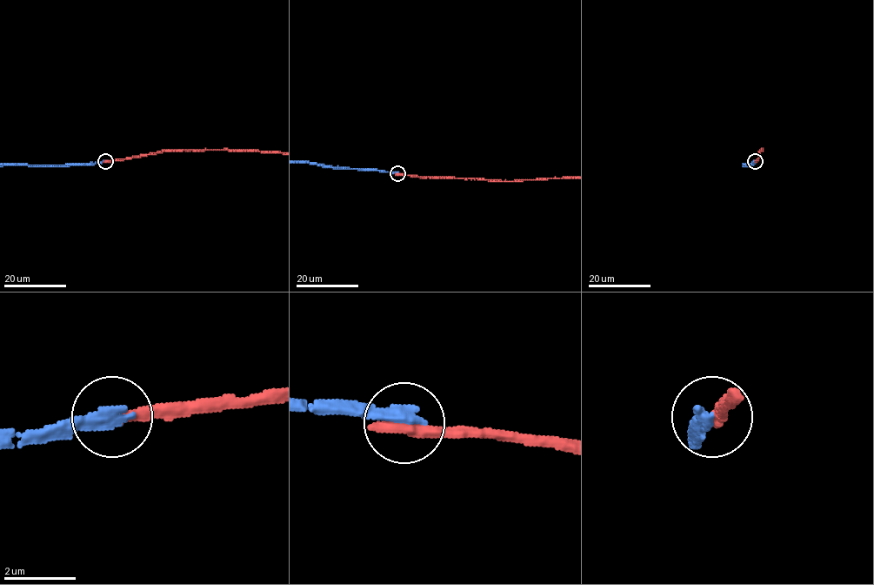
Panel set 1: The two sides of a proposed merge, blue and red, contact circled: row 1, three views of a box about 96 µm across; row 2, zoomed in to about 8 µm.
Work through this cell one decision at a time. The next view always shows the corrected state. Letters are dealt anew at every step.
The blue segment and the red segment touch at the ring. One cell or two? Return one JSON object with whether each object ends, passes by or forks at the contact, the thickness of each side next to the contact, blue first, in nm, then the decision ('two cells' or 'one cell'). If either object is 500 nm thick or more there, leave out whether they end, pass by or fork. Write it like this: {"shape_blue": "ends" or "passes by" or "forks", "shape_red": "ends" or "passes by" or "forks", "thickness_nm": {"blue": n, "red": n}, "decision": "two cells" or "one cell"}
{"shape_blue": "ends", "shape_red": "ends", "thickness_nm": {"blue": 400, "red": 400}, "decision": "two cells"}

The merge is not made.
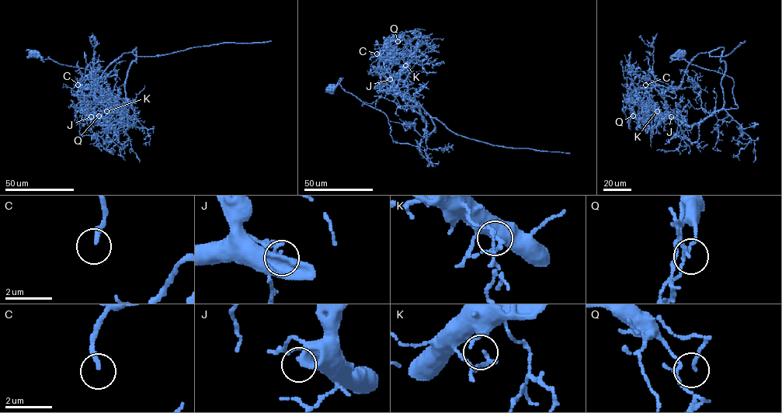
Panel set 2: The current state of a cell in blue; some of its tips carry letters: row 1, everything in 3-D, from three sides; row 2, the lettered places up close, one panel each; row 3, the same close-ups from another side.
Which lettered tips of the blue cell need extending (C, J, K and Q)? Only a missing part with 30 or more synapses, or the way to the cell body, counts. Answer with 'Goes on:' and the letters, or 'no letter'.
Goes on: C

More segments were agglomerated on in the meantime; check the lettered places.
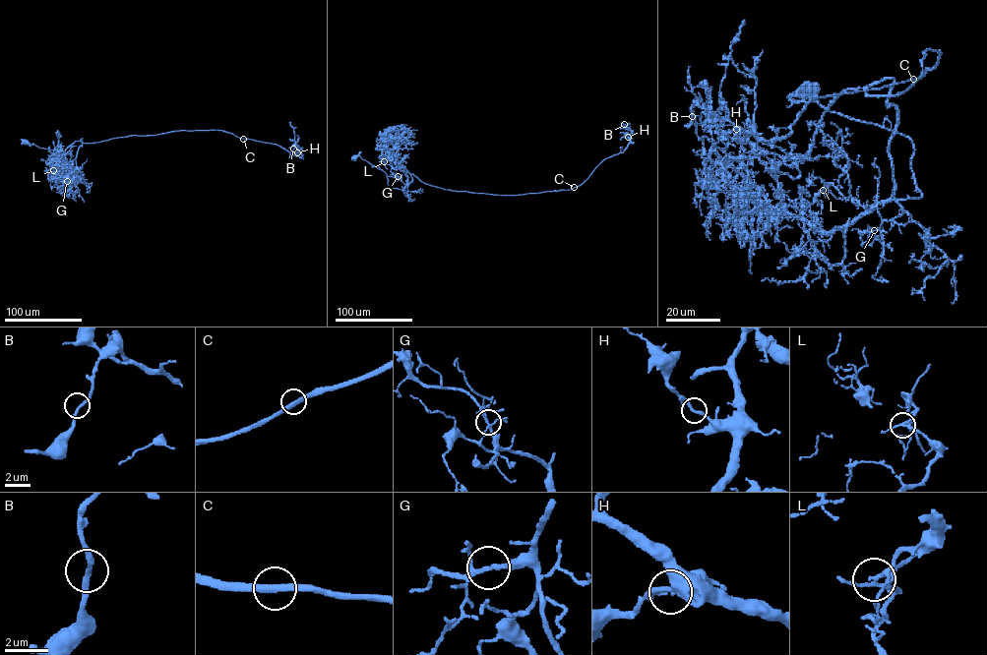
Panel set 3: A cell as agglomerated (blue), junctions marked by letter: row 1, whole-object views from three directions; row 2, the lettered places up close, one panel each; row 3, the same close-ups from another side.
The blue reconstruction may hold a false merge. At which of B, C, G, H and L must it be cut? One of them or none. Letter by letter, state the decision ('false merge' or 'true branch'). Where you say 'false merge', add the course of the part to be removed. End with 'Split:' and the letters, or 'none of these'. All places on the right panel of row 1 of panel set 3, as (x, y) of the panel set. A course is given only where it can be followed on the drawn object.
B: true branch
C: true branch
G: true branch
H: true branch
L: true branch
Split: none of these

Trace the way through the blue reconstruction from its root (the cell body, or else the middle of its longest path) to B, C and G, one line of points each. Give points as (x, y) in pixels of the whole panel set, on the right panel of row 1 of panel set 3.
B: (806, 90), (907, 137), (922, 196), (894, 198), (894, 80), (866, 89), (940, 51), (769, 141), (692, 116)
C: (806, 90), (907, 137), (918, 198), (894, 198), (894, 80), (866, 92), (940, 51), (913, 79)
G: (806, 90), (788, 97), (816, 100), (911, 142), (911, 168), (922, 196), (897, 199), (902, 212), (874, 230)

